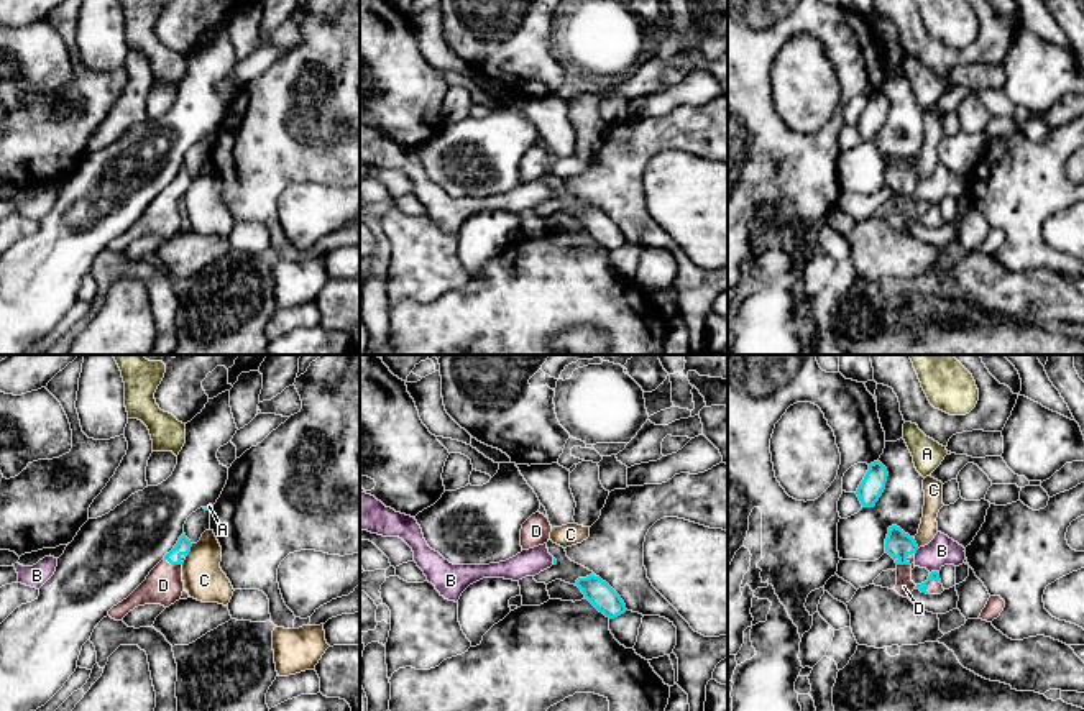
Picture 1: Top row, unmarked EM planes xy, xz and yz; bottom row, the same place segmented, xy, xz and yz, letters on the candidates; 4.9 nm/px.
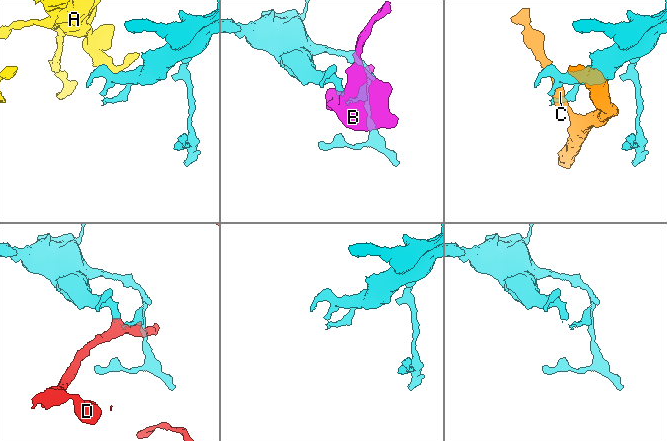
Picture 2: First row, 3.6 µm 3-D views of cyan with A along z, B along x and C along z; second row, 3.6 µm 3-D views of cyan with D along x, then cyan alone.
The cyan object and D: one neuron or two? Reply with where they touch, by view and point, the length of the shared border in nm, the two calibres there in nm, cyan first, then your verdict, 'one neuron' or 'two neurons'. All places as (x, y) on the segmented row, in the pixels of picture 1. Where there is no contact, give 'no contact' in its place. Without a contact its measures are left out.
xy (176, 564) | 110 nm | 80/180 nm | one neuron

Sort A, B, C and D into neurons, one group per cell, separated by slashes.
A / B / C / D

